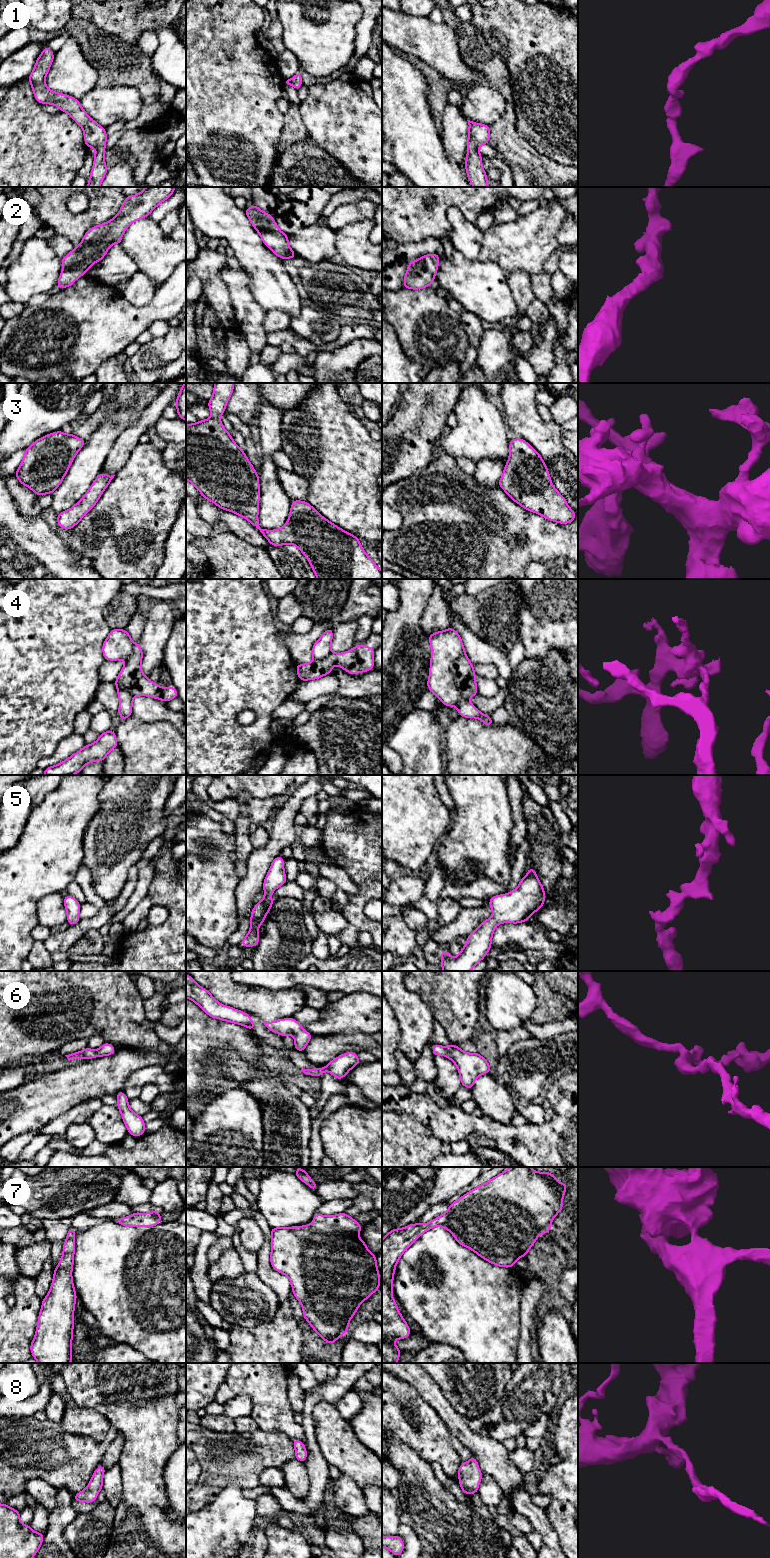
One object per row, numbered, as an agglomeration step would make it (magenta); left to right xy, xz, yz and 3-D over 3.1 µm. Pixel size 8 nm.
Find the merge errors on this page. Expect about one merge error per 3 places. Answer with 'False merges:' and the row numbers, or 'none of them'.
False merges: 4

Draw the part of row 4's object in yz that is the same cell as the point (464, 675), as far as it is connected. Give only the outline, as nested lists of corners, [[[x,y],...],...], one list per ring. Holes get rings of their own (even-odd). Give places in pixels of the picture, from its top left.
[[[465,651],[454,661],[451,666],[451,672],[463,697],[471,698],[478,694],[474,666],[471,664]]]

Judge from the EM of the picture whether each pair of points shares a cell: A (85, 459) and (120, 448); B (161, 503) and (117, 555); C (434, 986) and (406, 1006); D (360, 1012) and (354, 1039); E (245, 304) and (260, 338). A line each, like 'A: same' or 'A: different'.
A: different
B: same
C: different
D: different
E: same

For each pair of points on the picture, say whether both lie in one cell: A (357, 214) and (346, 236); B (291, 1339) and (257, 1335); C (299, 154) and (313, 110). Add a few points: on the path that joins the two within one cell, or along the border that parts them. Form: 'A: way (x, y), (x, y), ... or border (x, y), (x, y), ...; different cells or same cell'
A: border (371, 218), (349, 222), (336, 230); different cells
B: way (283, 1339), (265, 1339); same cell
C: border (308, 136), (327, 150); different cells

